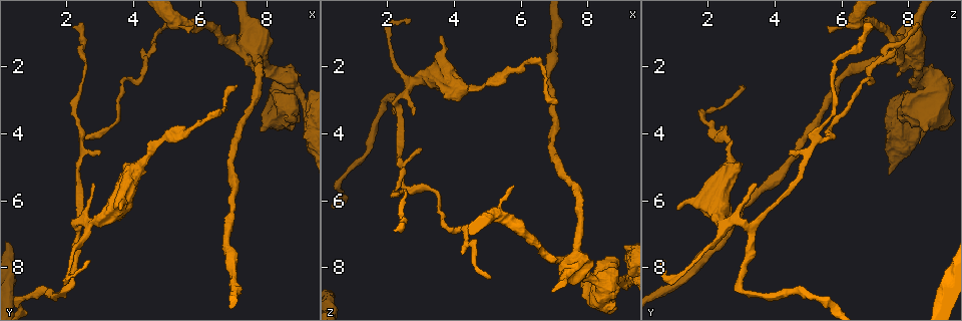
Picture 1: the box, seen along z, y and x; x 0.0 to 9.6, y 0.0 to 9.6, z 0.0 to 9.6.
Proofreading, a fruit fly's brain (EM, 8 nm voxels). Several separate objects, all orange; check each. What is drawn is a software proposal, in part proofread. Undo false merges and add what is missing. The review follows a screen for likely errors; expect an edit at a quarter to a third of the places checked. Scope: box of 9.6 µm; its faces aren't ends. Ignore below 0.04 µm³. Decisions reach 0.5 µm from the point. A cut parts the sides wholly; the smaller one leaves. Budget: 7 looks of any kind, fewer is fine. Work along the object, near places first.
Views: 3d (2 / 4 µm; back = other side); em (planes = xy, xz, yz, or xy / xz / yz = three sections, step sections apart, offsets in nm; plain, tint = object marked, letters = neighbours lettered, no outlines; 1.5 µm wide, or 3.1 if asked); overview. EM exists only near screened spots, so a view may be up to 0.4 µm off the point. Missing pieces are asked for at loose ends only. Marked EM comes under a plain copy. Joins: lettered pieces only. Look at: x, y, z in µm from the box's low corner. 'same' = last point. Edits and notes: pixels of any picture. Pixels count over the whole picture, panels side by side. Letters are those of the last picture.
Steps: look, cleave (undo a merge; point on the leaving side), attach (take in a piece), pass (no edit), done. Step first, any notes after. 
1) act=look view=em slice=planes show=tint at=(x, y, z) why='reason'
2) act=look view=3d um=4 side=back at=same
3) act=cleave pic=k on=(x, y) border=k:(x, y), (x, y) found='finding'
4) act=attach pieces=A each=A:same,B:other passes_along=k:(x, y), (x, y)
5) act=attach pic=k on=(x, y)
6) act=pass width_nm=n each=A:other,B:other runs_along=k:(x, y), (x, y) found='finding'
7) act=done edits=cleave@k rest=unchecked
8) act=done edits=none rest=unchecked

act=look view=3d um=4 at=(7.85, 3.90, 8.60) why='free end'

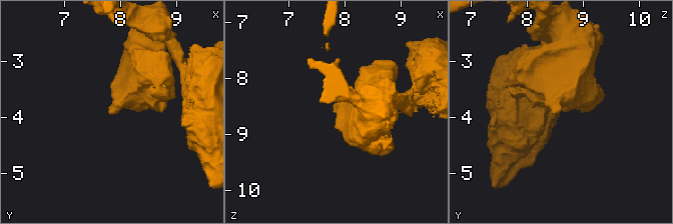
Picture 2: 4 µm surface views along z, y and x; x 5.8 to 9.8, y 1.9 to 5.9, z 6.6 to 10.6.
act=look view=em slice=planes show=letters at=(7.80, 3.95, 8.55) why='now the EM'

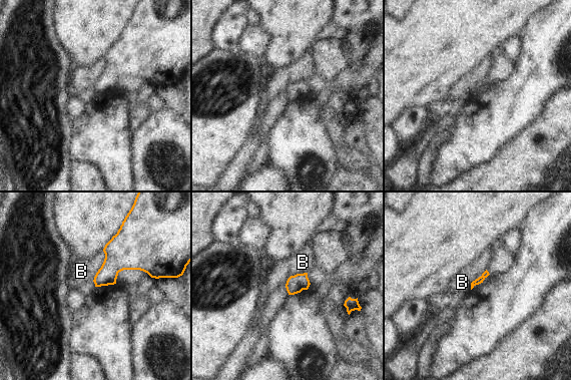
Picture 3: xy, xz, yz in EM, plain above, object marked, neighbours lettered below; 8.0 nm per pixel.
act=pass longest_contact=B:260nm each=B:other found='none of them fits'

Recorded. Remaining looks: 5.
act=look view=3d um=4 at=(3.70, 2.45, 6.70)

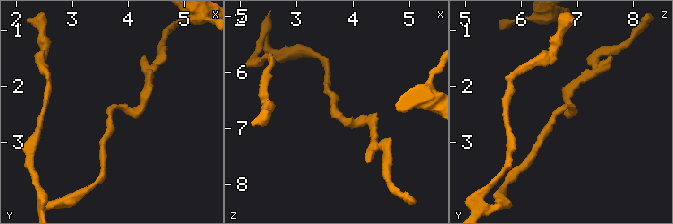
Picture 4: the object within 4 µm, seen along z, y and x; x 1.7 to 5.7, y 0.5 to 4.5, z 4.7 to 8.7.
act=look view=em slice=xy step=8 show=letters at=(3.70, 2.40, 6.70)

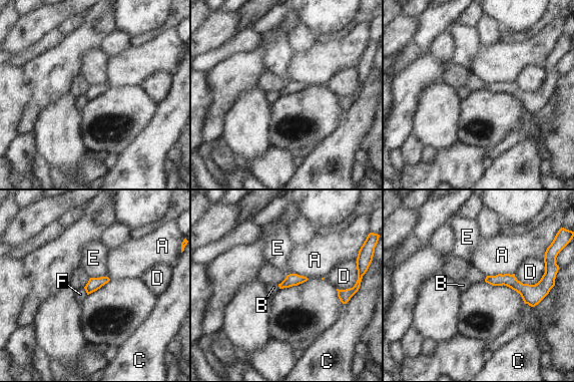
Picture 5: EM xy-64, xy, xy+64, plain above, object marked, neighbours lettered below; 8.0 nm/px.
act=pass each=A:other,B:other,C:other,D:other,E:other,F:other border=5:(108, 277), (90, 278) found='all the same cell'

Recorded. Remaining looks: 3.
act=look view=em slice=planes show=letters at=(5.10, 0.70, 8.30)

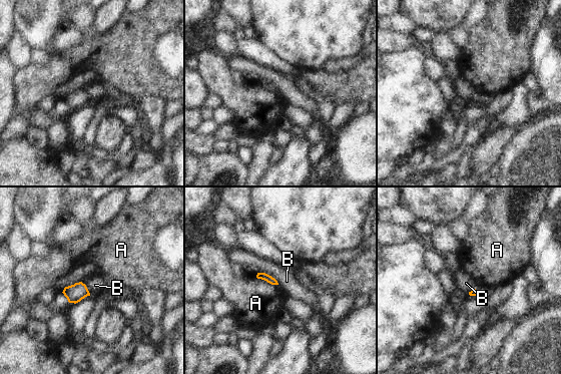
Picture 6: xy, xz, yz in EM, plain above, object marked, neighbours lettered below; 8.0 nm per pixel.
act=pass longest_contact=A:200nm each=A:other,B:other found='no lettered piece goes on from it'

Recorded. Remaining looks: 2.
act=done edits=none rest=unchecked

